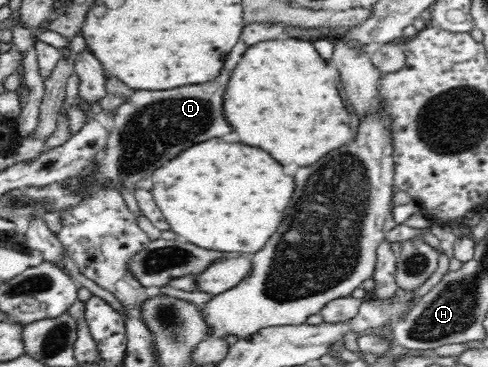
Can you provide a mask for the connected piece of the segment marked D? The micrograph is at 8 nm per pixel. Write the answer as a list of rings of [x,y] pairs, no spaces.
[[[267,23],[245,26],[241,40],[229,54],[229,60],[225,60],[221,76],[217,76],[217,80],[211,80],[209,84],[195,84],[193,88],[177,87],[168,91],[134,91],[133,96],[116,110],[105,150],[96,160],[99,167],[92,173],[91,184],[107,182],[119,193],[123,188],[134,193],[138,182],[150,178],[154,170],[161,168],[167,160],[179,156],[185,148],[209,138],[231,134],[233,130],[223,116],[223,94],[237,60],[245,54],[245,48],[261,41],[282,38],[283,31],[281,25]]]

